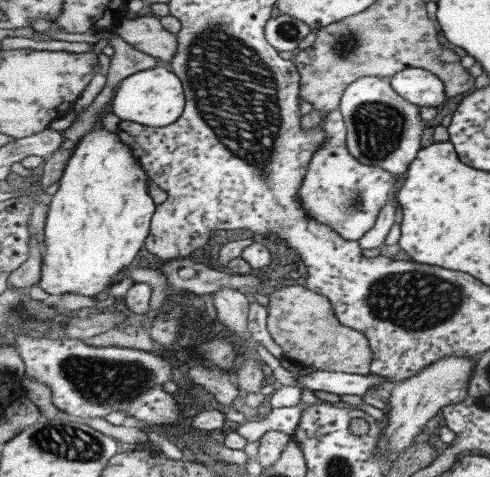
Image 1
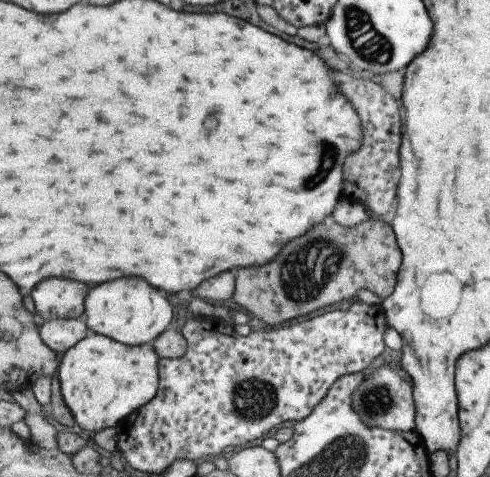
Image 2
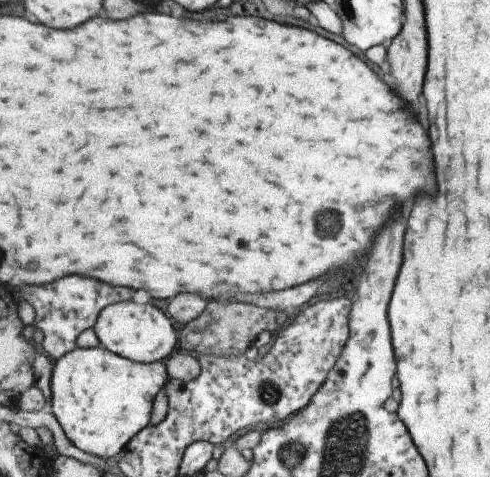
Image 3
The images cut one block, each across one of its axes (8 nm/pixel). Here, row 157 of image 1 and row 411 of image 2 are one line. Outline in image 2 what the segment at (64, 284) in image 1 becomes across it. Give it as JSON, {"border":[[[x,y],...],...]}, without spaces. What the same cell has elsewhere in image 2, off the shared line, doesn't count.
{"border":[[[91,332],[65,356],[61,356],[59,378],[63,396],[79,422],[85,436],[117,428],[123,420],[139,412],[145,404],[155,400],[161,390],[161,356],[153,344],[127,346],[109,336]]]}

